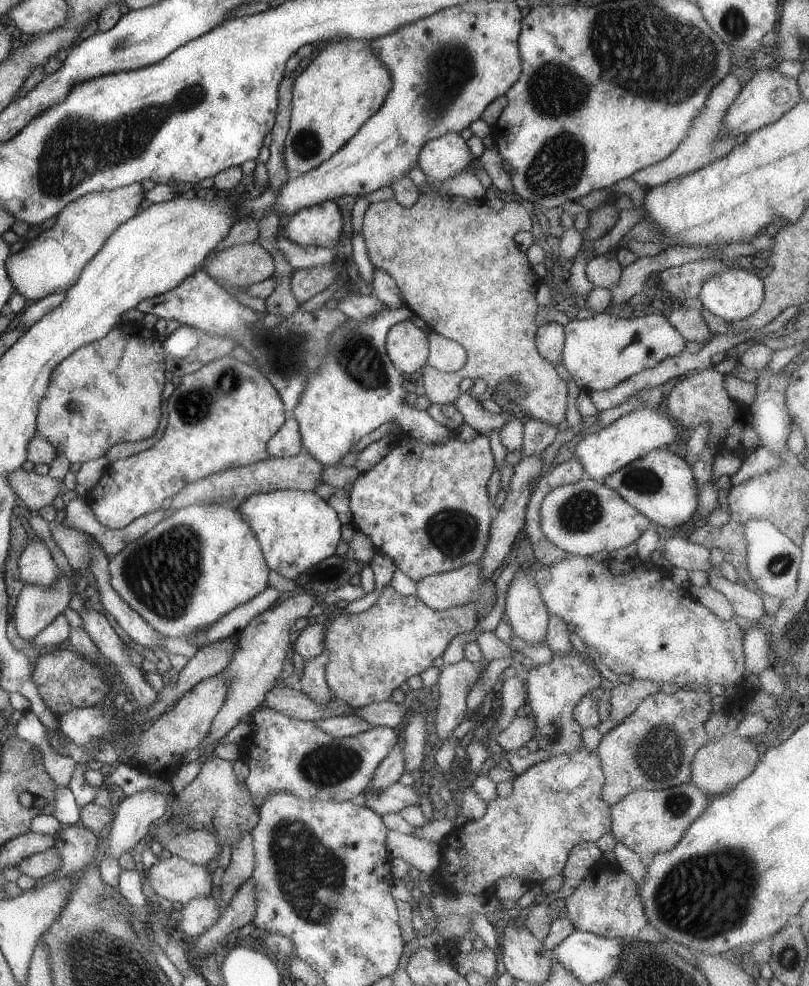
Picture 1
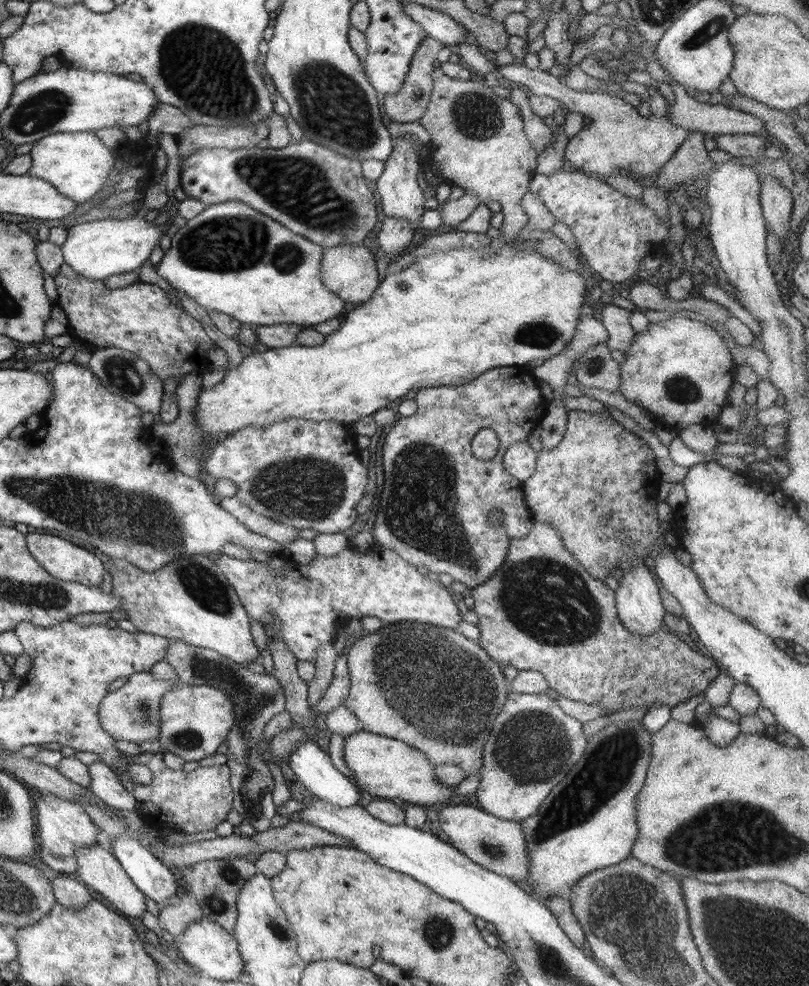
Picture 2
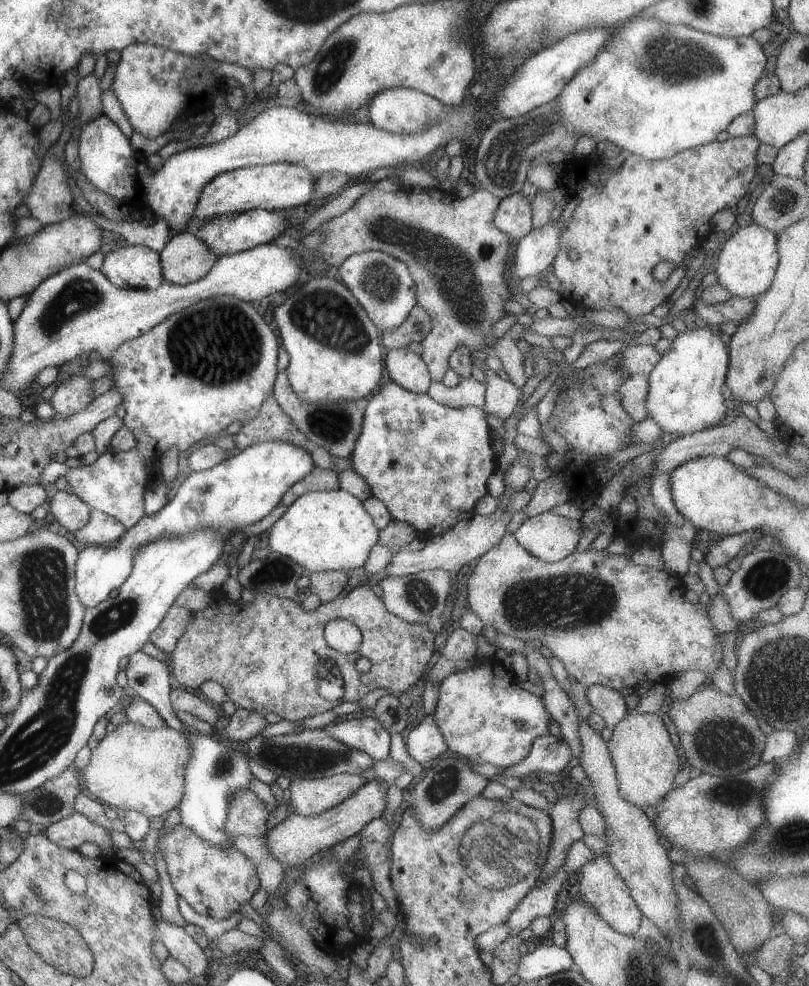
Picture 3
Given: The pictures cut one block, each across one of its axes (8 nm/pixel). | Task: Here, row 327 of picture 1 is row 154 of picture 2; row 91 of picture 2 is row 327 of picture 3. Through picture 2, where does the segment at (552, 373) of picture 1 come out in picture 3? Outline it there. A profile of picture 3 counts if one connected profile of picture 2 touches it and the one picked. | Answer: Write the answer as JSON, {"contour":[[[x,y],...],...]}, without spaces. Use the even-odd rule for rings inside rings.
{"contour":[[[401,188],[397,192],[386,193],[377,189],[372,190],[372,192],[367,192],[360,196],[354,206],[349,210],[346,210],[342,216],[338,218],[332,218],[328,222],[324,222],[318,229],[322,236],[324,236],[324,242],[318,246],[315,254],[318,257],[322,257],[326,264],[330,266],[340,267],[348,256],[354,255],[355,253],[360,253],[363,251],[381,251],[390,254],[393,258],[404,262],[407,266],[408,271],[411,273],[412,279],[415,281],[417,298],[419,300],[418,305],[423,307],[432,318],[433,328],[432,331],[426,336],[426,339],[421,343],[423,347],[423,352],[421,358],[424,360],[426,367],[431,375],[431,381],[442,381],[445,373],[448,371],[449,367],[449,357],[458,346],[462,344],[465,345],[469,350],[479,350],[484,346],[488,346],[489,352],[493,350],[492,343],[497,339],[493,336],[493,325],[500,320],[502,311],[506,312],[503,307],[503,300],[510,299],[516,300],[512,296],[508,295],[507,283],[505,282],[506,270],[504,266],[508,266],[511,250],[513,249],[514,242],[510,239],[504,232],[498,230],[498,228],[493,224],[493,215],[500,204],[501,200],[496,196],[487,192],[484,188],[479,188],[466,199],[460,199],[456,194],[442,190],[440,188],[428,189],[426,191],[418,191],[414,189]]]}

